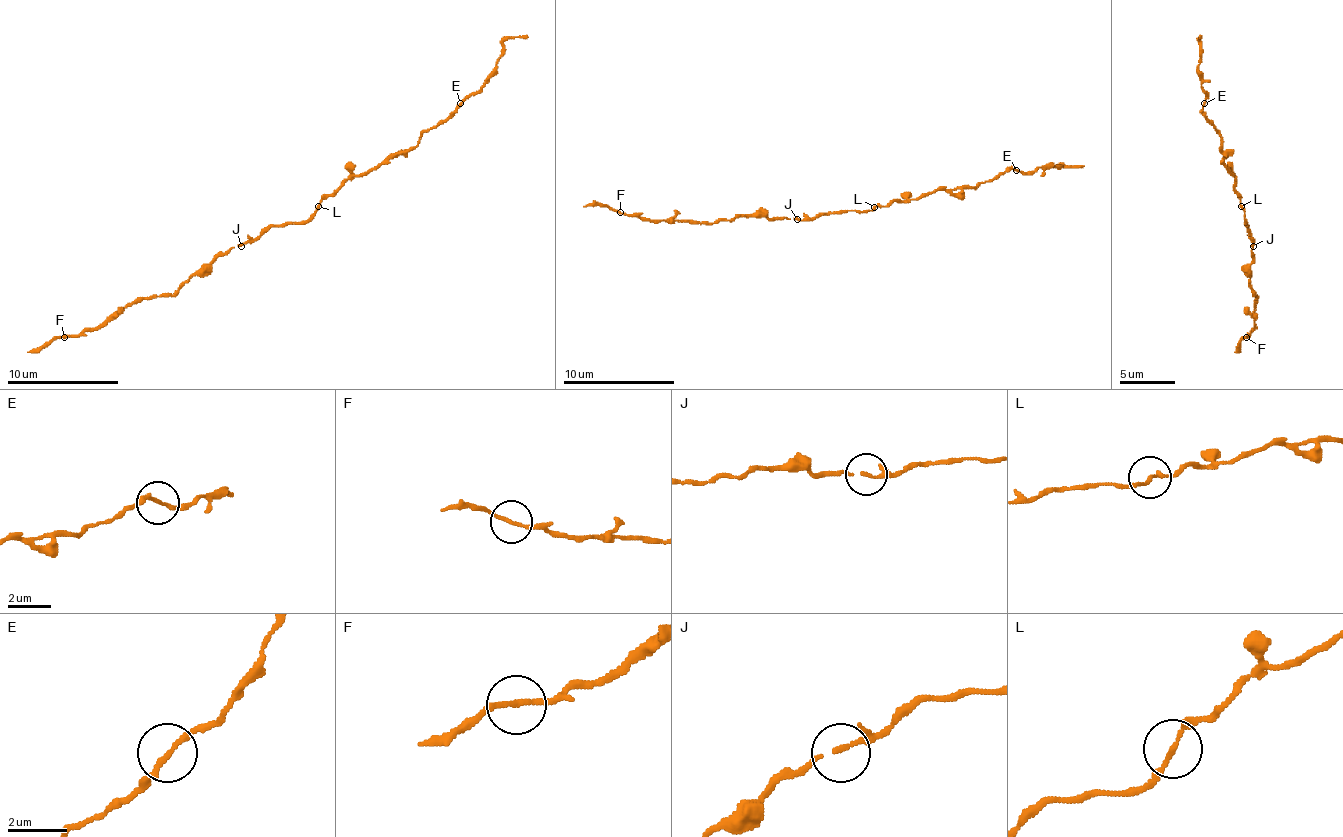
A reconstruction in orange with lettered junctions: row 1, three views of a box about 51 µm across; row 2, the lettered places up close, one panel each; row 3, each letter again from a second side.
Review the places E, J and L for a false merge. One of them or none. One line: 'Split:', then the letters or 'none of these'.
Split: none of these

